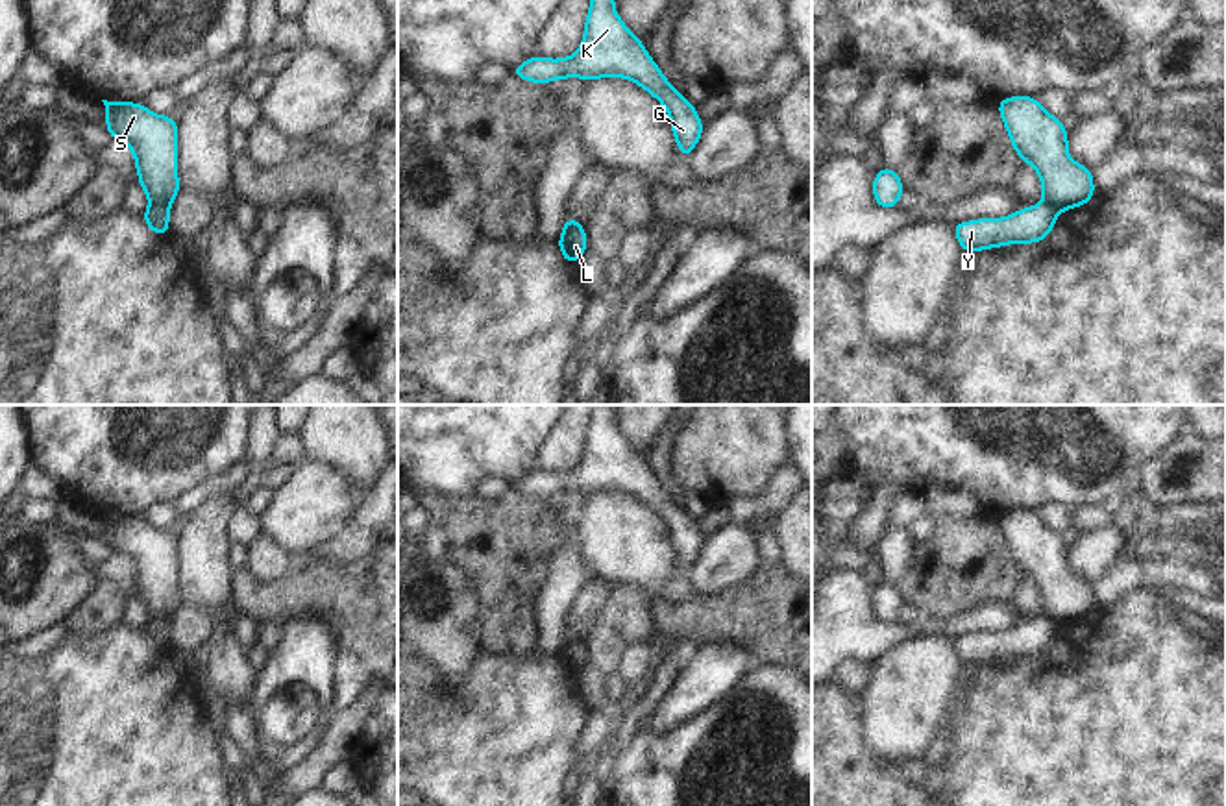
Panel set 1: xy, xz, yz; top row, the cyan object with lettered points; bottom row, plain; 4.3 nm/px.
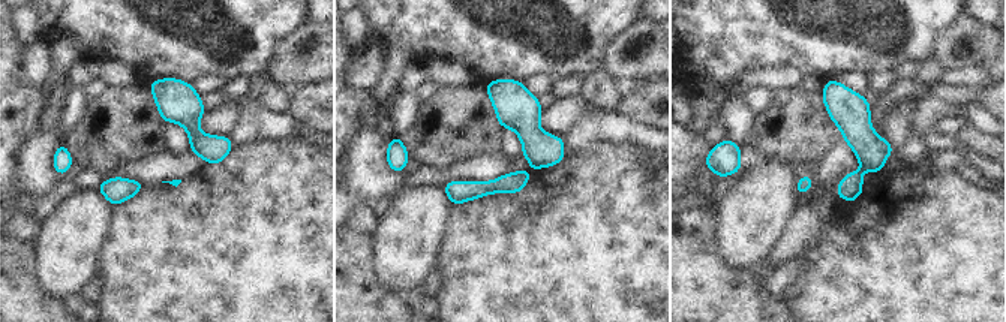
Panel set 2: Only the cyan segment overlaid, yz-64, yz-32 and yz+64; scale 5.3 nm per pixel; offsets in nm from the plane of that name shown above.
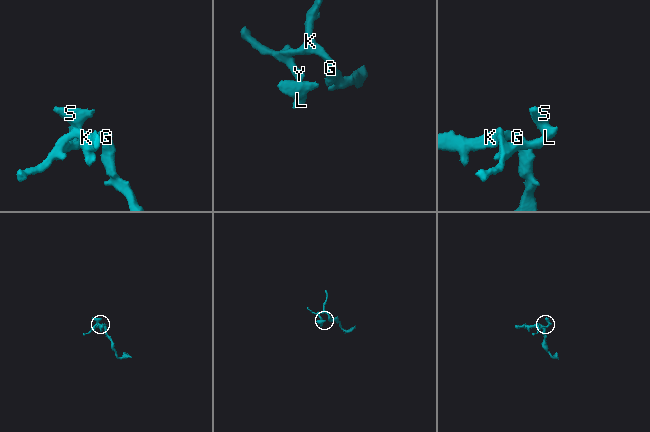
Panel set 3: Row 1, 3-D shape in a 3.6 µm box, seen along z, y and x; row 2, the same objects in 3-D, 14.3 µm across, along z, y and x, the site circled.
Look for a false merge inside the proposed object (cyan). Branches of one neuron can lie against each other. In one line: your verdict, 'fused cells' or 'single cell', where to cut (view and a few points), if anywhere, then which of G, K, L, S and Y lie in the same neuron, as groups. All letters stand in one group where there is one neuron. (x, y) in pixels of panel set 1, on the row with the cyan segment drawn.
fused cells; cut in xy along (150, 202), (169, 207); G K Y / L S

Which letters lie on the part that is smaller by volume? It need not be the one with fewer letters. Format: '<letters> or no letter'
L, S

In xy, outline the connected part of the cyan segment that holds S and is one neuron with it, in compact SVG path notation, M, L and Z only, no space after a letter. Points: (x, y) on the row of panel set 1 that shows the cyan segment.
M107 102L105 129L135 155L139 185L150 203L170 207L178 192L178 120L153 115L142 104Z

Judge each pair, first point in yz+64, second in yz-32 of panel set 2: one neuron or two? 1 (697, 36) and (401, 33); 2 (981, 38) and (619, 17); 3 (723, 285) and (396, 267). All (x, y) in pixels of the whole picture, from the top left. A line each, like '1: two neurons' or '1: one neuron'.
1: one neuron
2: two neurons
3: two neurons

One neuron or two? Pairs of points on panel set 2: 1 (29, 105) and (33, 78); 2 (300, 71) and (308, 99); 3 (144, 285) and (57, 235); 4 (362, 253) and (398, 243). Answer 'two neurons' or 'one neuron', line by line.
1: two neurons
2: two neurons
3: two neurons
4: two neurons

